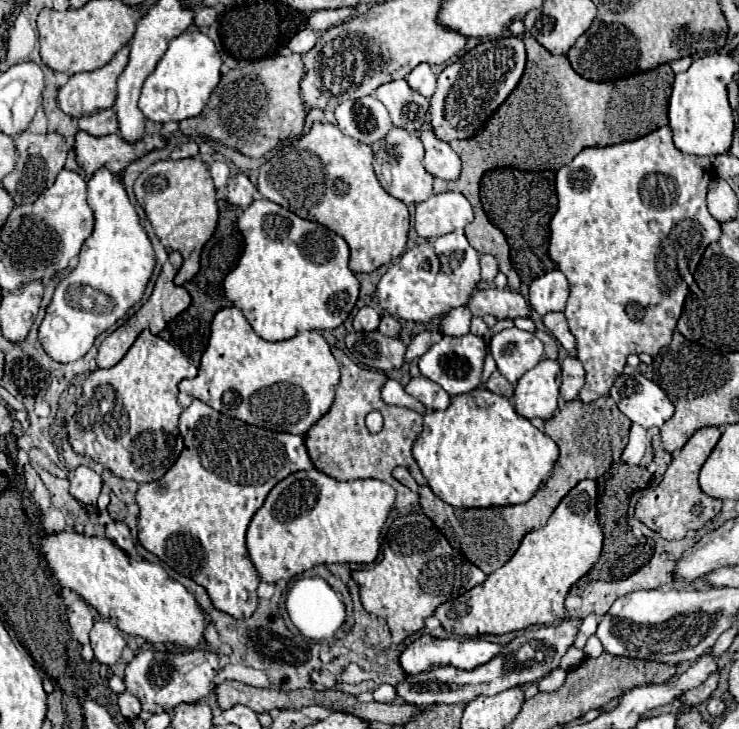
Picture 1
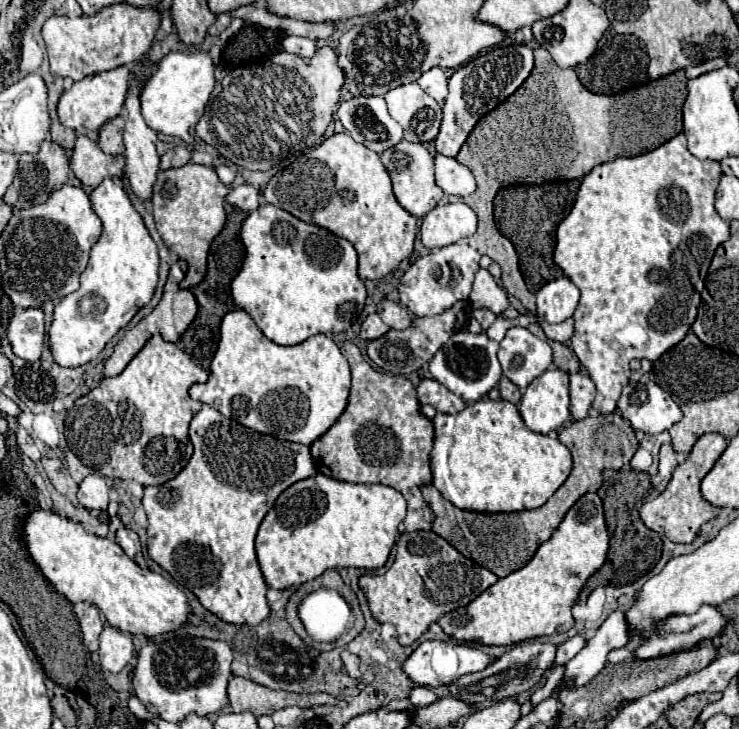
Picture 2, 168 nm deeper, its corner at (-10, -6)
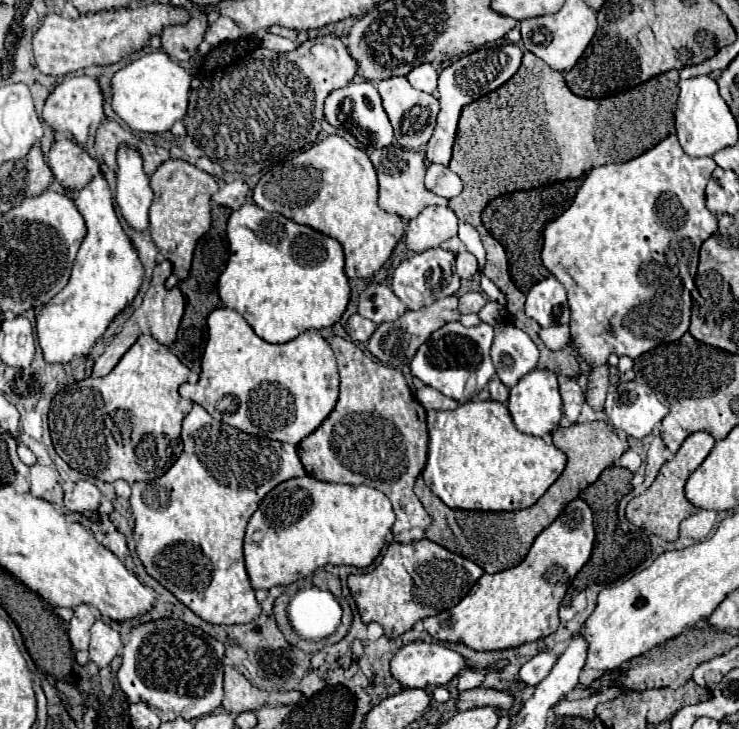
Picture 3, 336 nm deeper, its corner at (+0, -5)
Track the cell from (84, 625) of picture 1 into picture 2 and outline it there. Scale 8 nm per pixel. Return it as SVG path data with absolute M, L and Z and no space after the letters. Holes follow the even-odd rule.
M89 606L81 618L81 632L83 632L83 646L89 652L99 650L99 634L103 630L103 622L99 616L99 610L95 606Z

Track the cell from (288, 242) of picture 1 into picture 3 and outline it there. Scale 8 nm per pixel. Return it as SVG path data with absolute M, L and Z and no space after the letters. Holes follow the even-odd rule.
M245 203L233 211L227 221L227 241L231 255L217 283L219 297L229 309L237 311L261 339L267 343L287 343L303 331L331 327L341 319L351 289L343 271L343 247L337 239L285 219L279 213L267 213L255 203Z

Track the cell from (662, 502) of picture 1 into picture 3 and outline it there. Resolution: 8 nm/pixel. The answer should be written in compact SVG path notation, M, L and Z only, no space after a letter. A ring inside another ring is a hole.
M705 431L691 433L691 435L683 441L683 445L681 445L681 449L675 453L675 457L661 467L661 471L659 471L657 479L653 481L653 485L651 485L645 493L641 493L641 495L637 495L637 497L633 497L633 499L629 501L627 511L625 511L625 513L627 513L627 519L629 519L635 527L641 527L641 529L645 529L645 531L649 531L649 533L655 533L657 537L661 537L661 539L665 539L665 541L675 541L675 539L679 537L679 523L681 523L685 517L697 513L697 507L693 507L693 505L687 501L685 493L683 493L685 481L687 481L687 477L705 461L705 457L707 457L709 451L713 449L713 445L715 445L715 439L713 439L709 433L705 433Z

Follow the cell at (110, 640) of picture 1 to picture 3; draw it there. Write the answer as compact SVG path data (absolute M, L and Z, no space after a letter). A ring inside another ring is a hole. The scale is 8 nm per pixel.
M103 621L93 623L89 657L97 667L107 667L111 659L121 651L121 647L123 647L123 641L121 641L119 631L115 631Z

